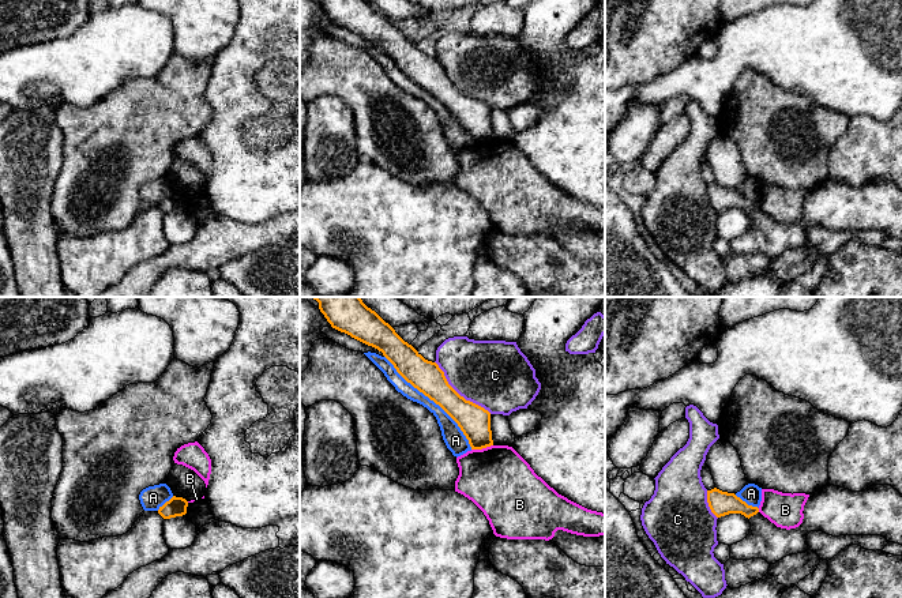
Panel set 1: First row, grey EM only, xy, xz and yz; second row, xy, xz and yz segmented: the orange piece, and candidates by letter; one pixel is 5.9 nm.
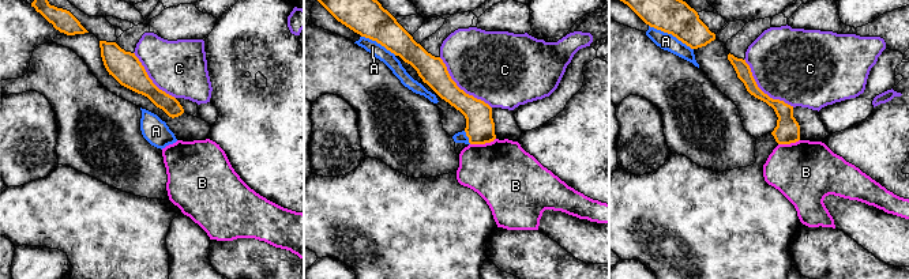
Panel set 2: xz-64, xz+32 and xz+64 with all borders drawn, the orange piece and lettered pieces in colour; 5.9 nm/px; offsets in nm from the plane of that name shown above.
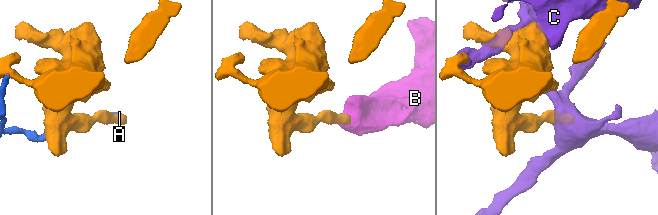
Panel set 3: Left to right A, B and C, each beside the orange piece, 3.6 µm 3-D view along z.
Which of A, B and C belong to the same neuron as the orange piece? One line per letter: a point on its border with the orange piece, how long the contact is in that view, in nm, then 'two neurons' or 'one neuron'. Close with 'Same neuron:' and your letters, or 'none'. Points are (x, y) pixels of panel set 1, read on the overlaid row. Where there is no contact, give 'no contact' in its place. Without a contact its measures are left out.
A: contact xz (432, 399); length 750 nm; two neurons
B: contact xz (481, 448); length 130 nm; two neurons
C: contact xz (458, 394); length 460 nm; two neurons
Same neuron: none

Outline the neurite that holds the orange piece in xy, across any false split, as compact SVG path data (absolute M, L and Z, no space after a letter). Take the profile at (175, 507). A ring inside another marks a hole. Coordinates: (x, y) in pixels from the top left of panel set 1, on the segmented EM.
M173 496L162 507L159 507L158 514L164 519L183 516L187 514L187 507L188 507L188 501L185 499Z

